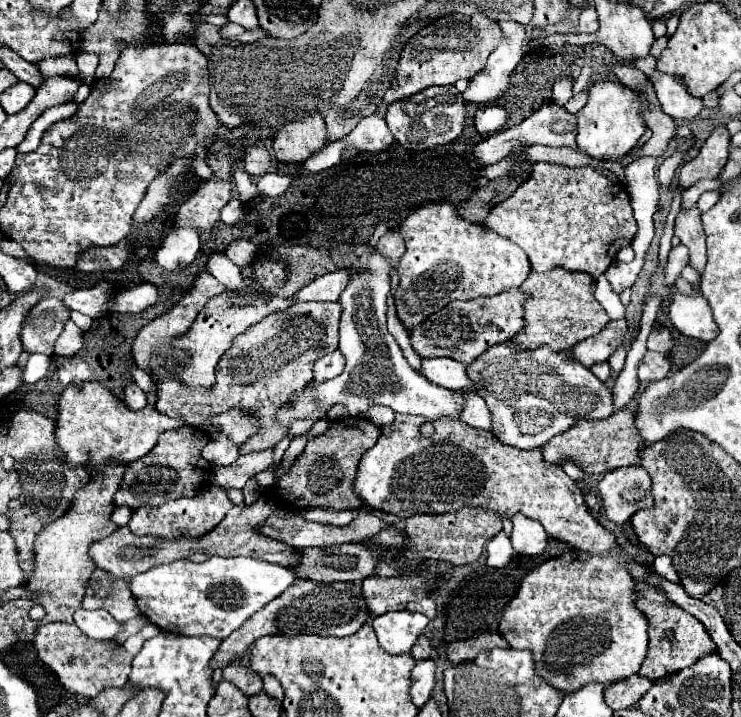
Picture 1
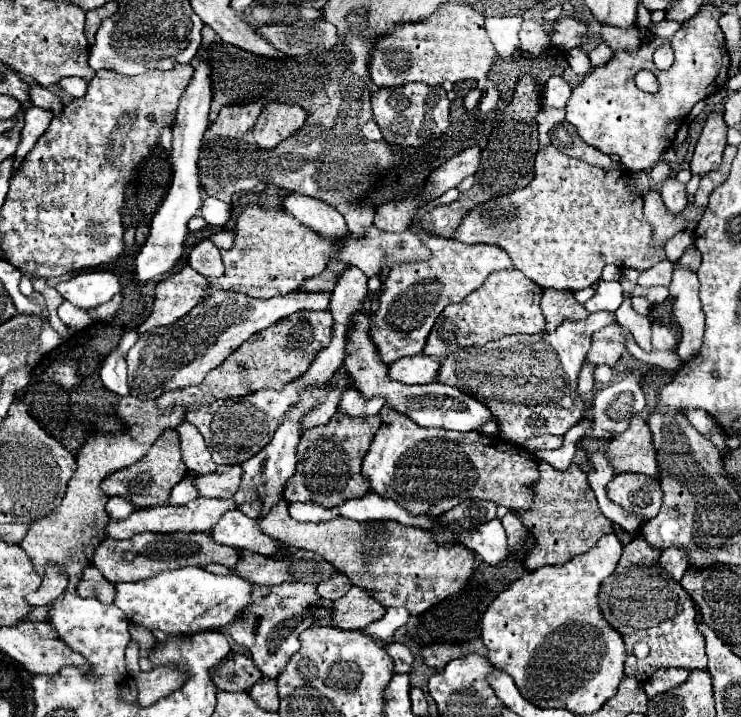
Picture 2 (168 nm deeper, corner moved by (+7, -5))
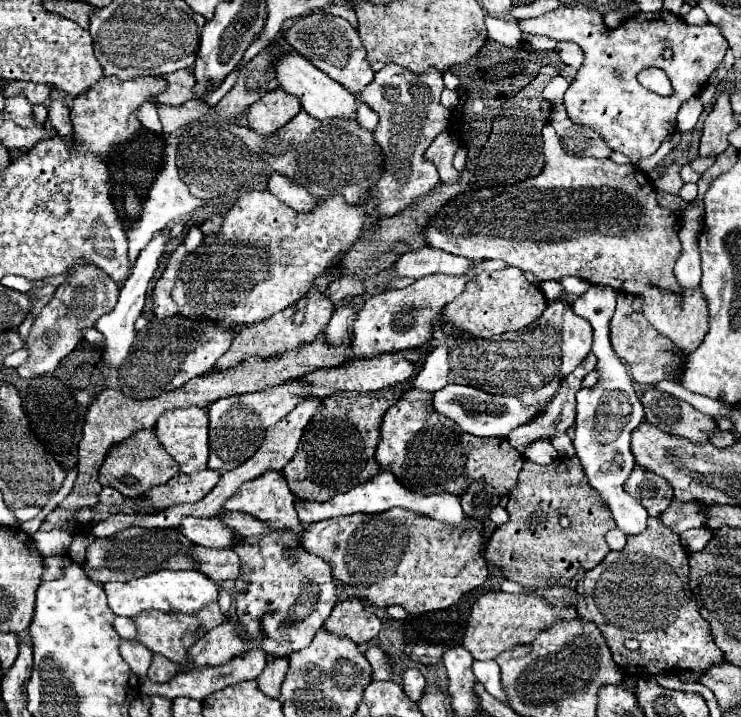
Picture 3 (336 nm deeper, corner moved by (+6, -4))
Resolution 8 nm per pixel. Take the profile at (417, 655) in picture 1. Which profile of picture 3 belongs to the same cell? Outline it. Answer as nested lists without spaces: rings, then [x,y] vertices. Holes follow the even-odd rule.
[[[369,647],[365,651],[367,661],[373,667],[373,679],[389,679],[391,677],[391,665],[389,665],[389,657],[385,655],[385,651],[381,651],[379,647]]]

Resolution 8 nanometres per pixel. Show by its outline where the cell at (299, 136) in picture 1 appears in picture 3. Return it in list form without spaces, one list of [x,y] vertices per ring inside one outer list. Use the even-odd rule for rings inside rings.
[[[277,87],[269,93],[265,93],[259,101],[255,101],[247,111],[249,127],[271,135],[285,123],[289,123],[297,113],[301,111],[301,103],[297,97],[289,95],[285,89]]]

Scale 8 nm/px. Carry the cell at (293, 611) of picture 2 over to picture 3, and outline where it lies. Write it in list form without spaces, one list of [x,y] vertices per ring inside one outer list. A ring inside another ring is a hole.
[[[267,471],[255,481],[243,483],[225,505],[227,511],[245,511],[269,525],[269,531],[235,543],[241,575],[235,579],[237,621],[247,639],[263,647],[271,657],[287,657],[307,647],[323,627],[331,609],[339,601],[331,567],[301,545],[303,523],[297,519],[293,495],[279,471]]]

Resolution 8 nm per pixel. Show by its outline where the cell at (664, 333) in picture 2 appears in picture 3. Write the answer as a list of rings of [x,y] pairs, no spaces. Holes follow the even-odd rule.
[[[545,125],[541,131],[541,139],[543,139],[543,155],[545,155],[545,167],[543,171],[533,177],[533,179],[525,179],[519,183],[503,183],[497,187],[487,187],[487,189],[475,189],[475,191],[465,191],[457,197],[453,197],[447,205],[443,205],[435,217],[431,217],[427,221],[425,227],[425,235],[423,241],[427,247],[433,249],[441,249],[447,251],[451,255],[461,255],[467,259],[503,259],[507,265],[519,267],[523,271],[531,271],[539,281],[547,281],[547,279],[561,279],[567,275],[575,275],[583,281],[589,281],[591,285],[603,285],[603,287],[613,287],[617,291],[625,291],[631,293],[635,297],[643,299],[643,315],[647,317],[647,321],[665,337],[673,339],[673,343],[677,347],[681,347],[685,353],[693,353],[705,339],[707,331],[709,331],[709,309],[707,309],[707,301],[701,293],[701,289],[685,289],[677,283],[675,275],[673,275],[673,265],[679,257],[681,251],[681,241],[679,241],[679,227],[681,227],[681,219],[677,213],[663,209],[657,199],[655,199],[655,187],[651,183],[651,179],[641,173],[635,165],[617,165],[611,159],[591,159],[591,157],[571,157],[567,153],[559,151],[559,137],[555,133],[555,129],[551,125]]]

